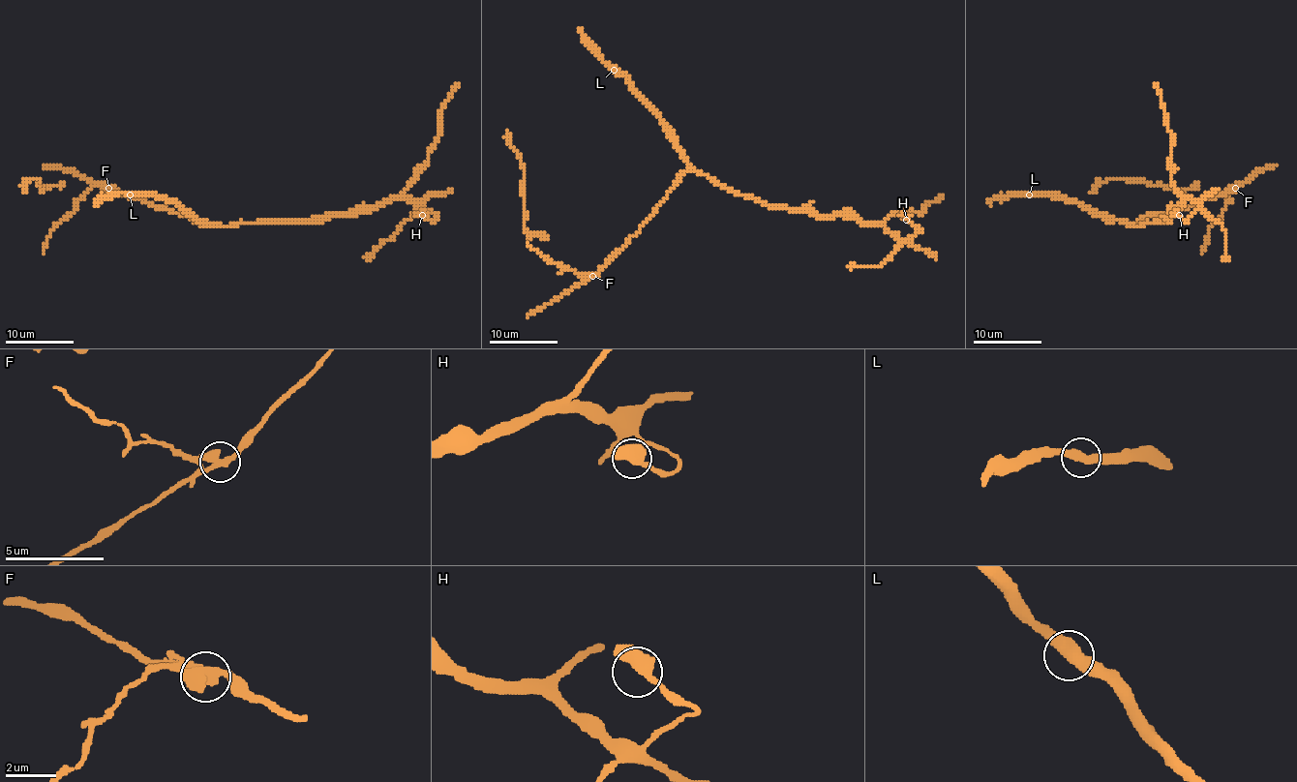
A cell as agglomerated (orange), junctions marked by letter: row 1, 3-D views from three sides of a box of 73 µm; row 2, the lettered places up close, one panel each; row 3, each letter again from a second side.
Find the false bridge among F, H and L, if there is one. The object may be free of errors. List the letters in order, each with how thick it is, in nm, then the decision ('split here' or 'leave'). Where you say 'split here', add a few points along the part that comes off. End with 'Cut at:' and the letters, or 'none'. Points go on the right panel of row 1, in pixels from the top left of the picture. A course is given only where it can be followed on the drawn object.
F: calibre 480 nm; split here; course (1235, 188), (1233, 185), (1228, 192), (1224, 210), (1210, 229), (1201, 255)
H: calibre 500 nm; leave
L: calibre 480 nm; leave
Cut at: F

